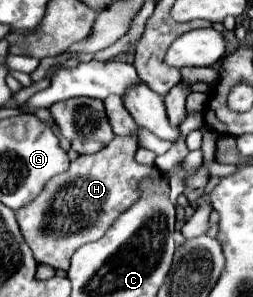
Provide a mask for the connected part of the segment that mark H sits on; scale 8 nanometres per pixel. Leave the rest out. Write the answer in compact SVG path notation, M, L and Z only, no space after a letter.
M113 137L113 141L109 141L99 153L79 155L75 161L71 161L69 171L55 175L51 181L47 181L47 185L43 187L39 197L35 197L35 201L31 201L31 205L25 205L23 209L17 211L17 223L21 227L21 233L27 241L27 245L31 247L37 263L67 271L71 255L81 245L101 239L105 235L105 231L113 225L113 221L139 199L139 189L137 189L139 179L155 177L155 175L151 175L151 167L135 163L133 155L135 155L137 147L133 147L133 143L137 143L135 137Z

